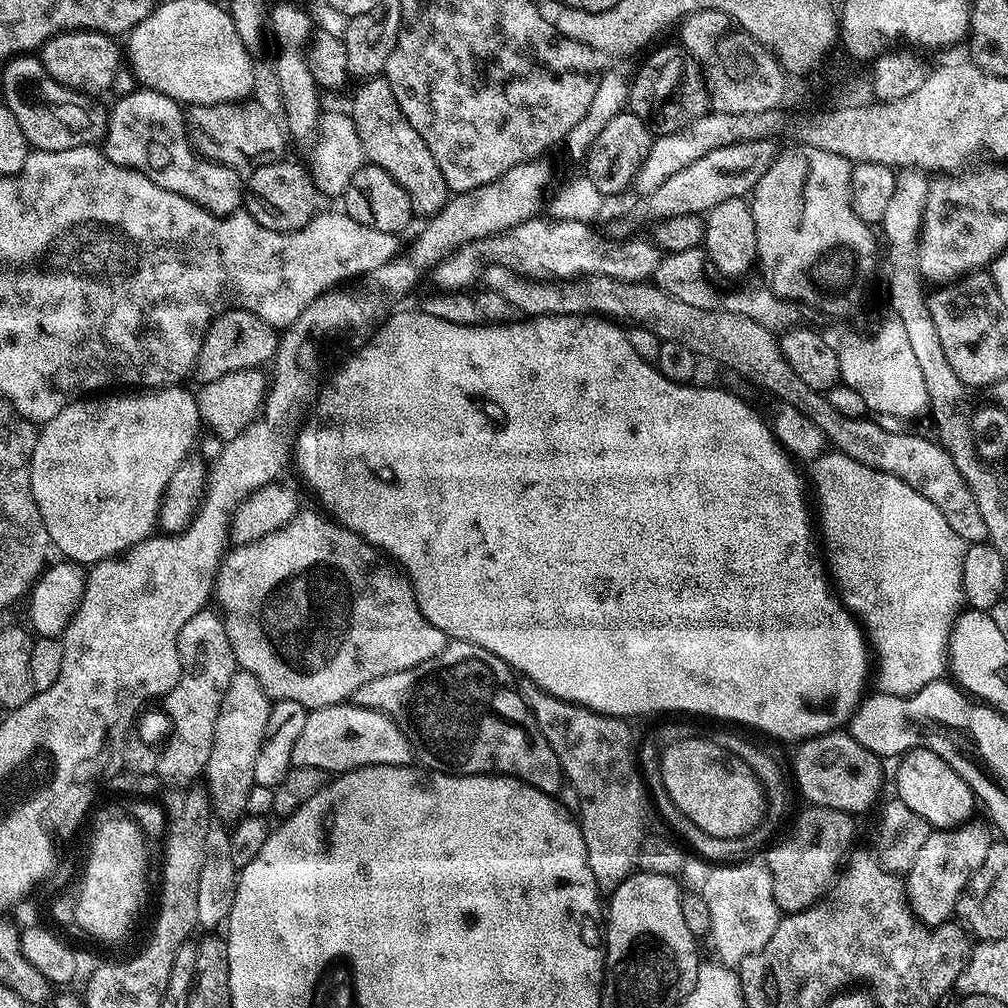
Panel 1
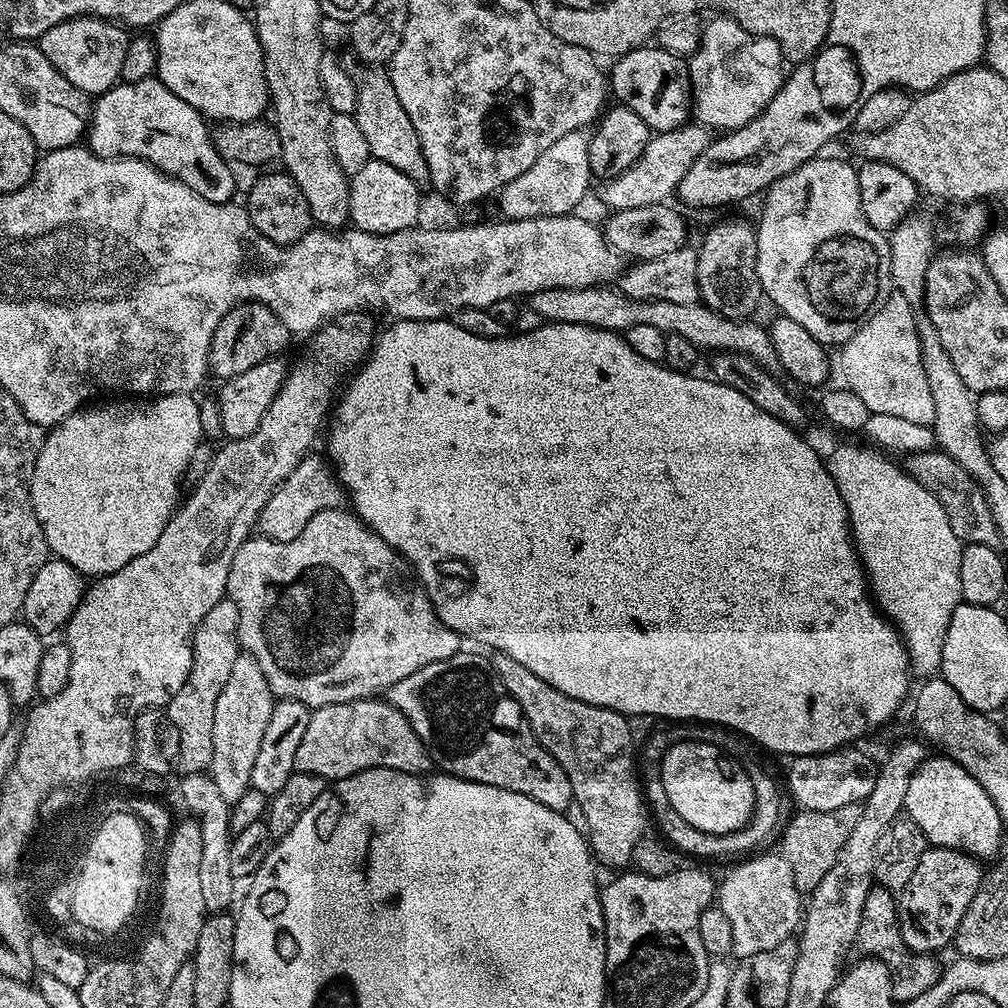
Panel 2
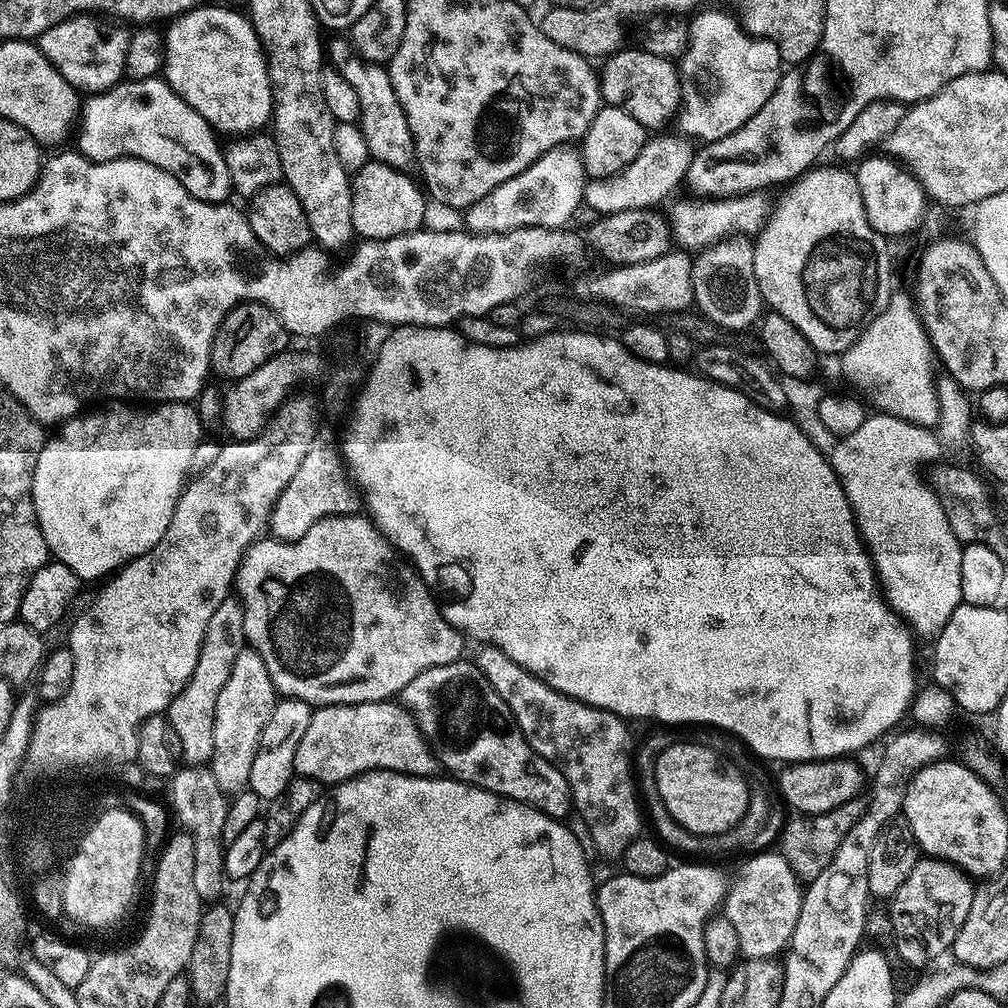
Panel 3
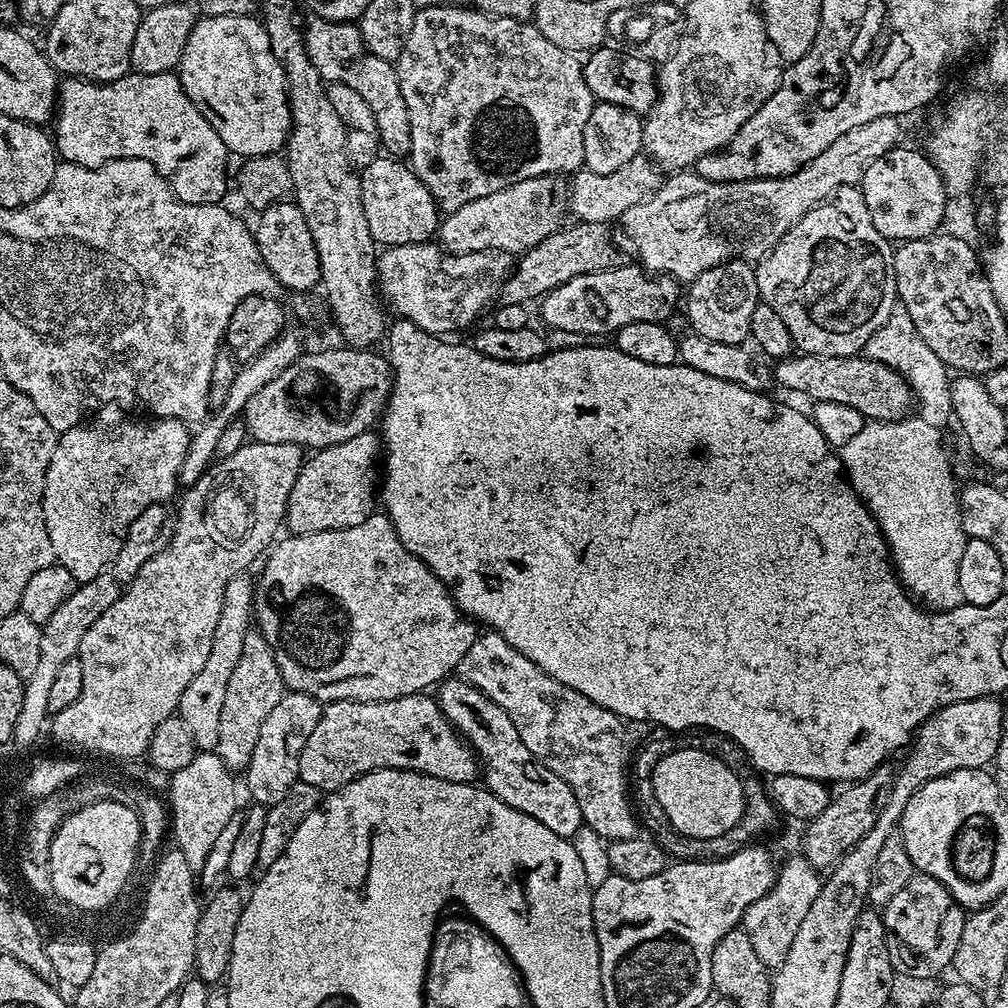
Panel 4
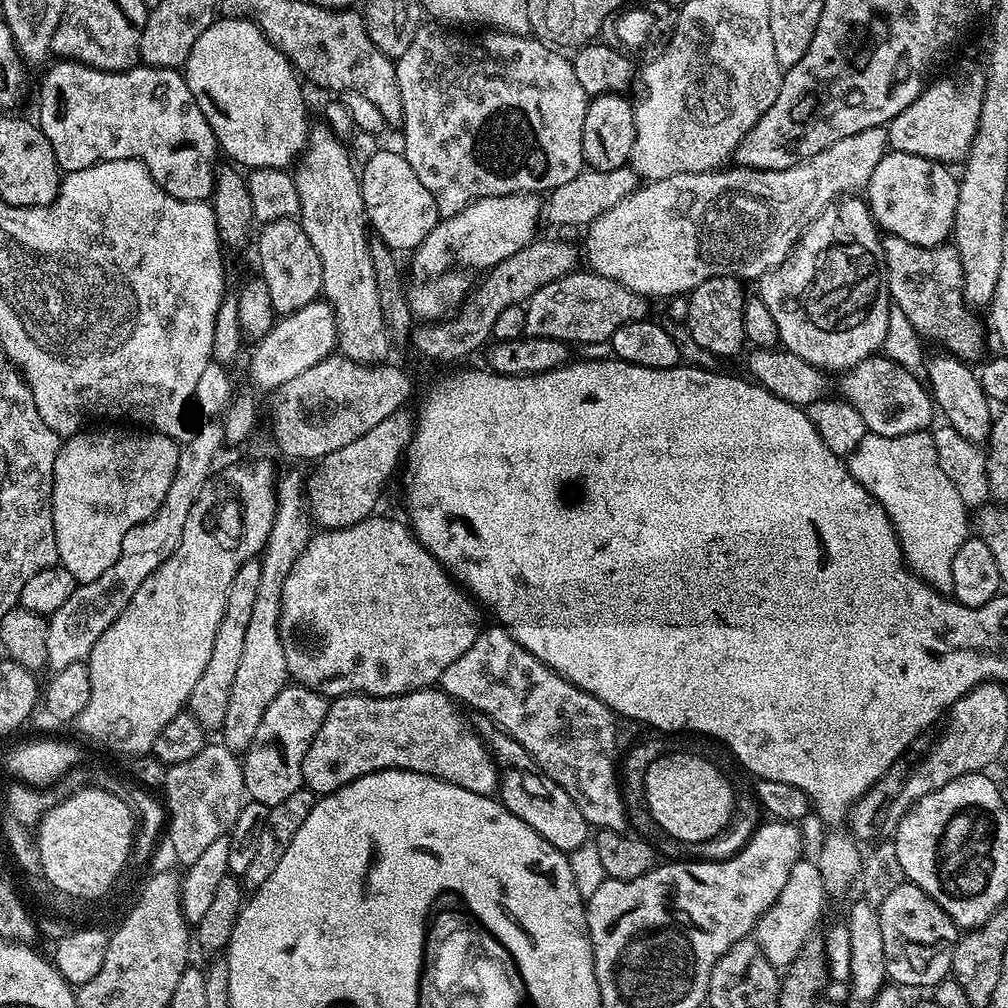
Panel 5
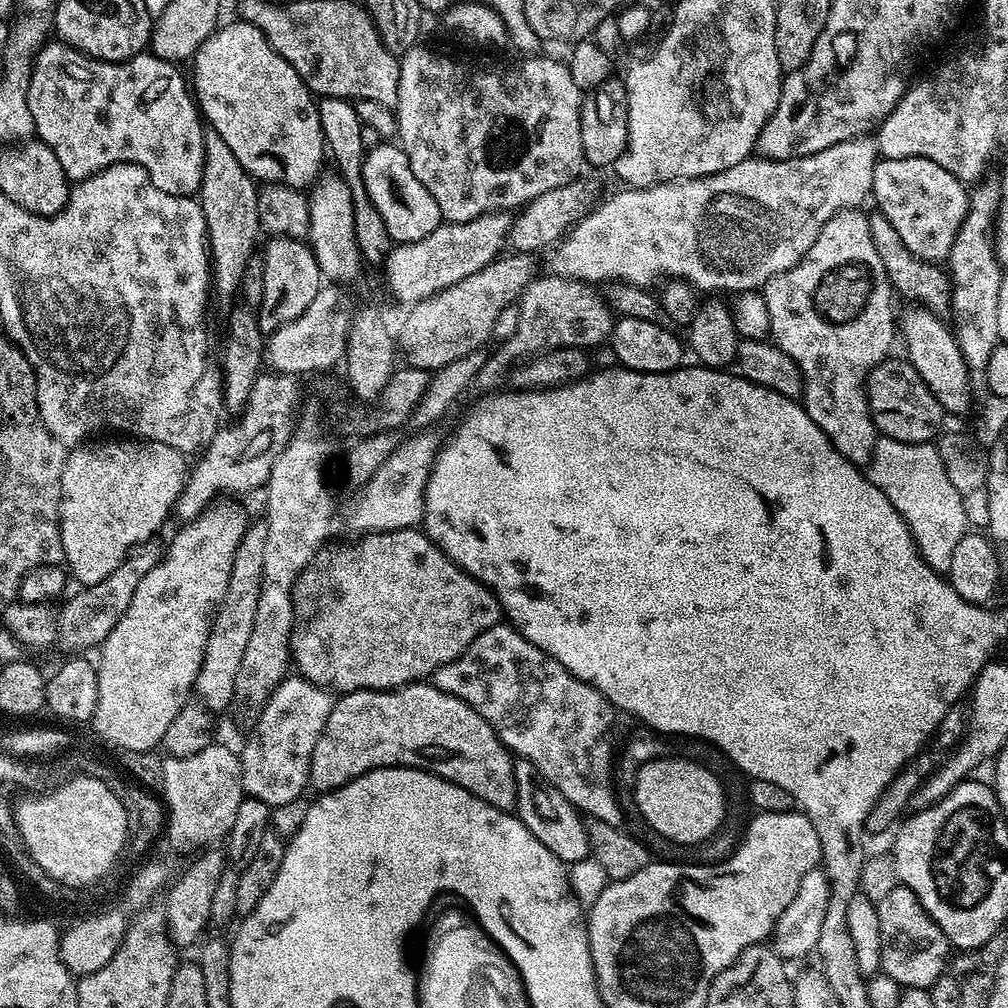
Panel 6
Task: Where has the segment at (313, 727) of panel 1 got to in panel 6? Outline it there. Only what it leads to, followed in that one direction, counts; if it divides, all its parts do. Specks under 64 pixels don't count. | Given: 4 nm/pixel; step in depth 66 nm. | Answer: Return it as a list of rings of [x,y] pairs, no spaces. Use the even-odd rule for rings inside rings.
[[[432,682],[406,684],[402,688],[389,688],[383,692],[372,692],[368,688],[346,692],[333,703],[330,718],[326,718],[326,726],[310,758],[308,779],[311,787],[316,787],[315,791],[320,794],[334,792],[376,768],[417,768],[423,772],[433,772],[498,810],[512,812],[516,807],[513,753],[504,747],[482,714],[466,706],[466,702],[454,698],[454,694],[438,690]]]

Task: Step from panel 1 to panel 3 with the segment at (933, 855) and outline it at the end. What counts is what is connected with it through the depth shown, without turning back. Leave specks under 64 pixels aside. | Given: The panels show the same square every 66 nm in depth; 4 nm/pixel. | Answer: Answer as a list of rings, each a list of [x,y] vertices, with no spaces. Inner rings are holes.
[[[931,858],[917,859],[910,878],[898,886],[888,908],[888,920],[892,923],[892,936],[896,939],[896,952],[904,964],[912,968],[927,969],[931,960],[951,949],[966,914],[970,914],[973,883],[965,873],[951,864]]]

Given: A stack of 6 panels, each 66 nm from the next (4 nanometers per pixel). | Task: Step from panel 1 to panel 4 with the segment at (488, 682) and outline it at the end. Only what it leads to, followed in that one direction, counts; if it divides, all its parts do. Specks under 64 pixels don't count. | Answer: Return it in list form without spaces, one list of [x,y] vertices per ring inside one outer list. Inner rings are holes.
[[[459,678],[443,681],[438,691],[440,693],[435,693],[434,699],[442,714],[467,741],[482,765],[483,787],[506,802],[506,806],[514,806],[514,810],[536,818],[542,826],[548,826],[559,836],[571,838],[579,828],[585,827],[574,790],[570,790],[558,774],[546,770],[533,758],[522,738],[518,738],[518,730],[514,730],[508,715],[495,702]]]

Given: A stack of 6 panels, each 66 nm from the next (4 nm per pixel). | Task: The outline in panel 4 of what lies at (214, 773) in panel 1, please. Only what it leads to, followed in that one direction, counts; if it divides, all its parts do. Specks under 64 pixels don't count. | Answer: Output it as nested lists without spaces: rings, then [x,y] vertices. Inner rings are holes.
[[[249,630],[242,645],[242,655],[238,658],[238,666],[234,666],[234,674],[230,682],[226,682],[226,699],[222,705],[222,719],[218,729],[218,746],[215,753],[222,758],[222,762],[233,770],[247,769],[250,757],[254,755],[254,745],[258,743],[258,733],[262,731],[262,722],[266,722],[270,710],[282,702],[285,694],[284,679],[278,670],[278,662],[274,658],[272,648],[266,638],[258,630]]]

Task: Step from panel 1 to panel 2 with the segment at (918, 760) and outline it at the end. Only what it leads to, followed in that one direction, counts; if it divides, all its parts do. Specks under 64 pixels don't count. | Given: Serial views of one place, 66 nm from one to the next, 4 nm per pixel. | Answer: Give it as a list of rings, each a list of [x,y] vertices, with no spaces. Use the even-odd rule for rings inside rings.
[[[936,754],[923,760],[916,768],[916,772],[910,778],[910,784],[906,786],[904,812],[907,819],[916,823],[918,830],[929,845],[959,850],[973,858],[992,855],[995,857],[997,855],[995,852],[1000,848],[1000,835],[1002,835],[1000,815],[990,794],[986,794],[986,790],[982,790],[982,786],[961,764],[954,763],[943,754]]]

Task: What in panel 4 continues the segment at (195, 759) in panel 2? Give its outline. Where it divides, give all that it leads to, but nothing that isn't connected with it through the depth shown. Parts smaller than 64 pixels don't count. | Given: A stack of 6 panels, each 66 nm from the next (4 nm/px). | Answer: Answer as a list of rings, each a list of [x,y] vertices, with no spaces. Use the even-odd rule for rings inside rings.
[[[241,574],[230,578],[230,582],[226,582],[226,594],[222,594],[222,614],[218,618],[218,627],[214,629],[214,642],[210,642],[210,654],[206,657],[202,670],[198,670],[198,674],[194,674],[190,686],[186,686],[186,690],[182,690],[178,715],[186,724],[186,730],[190,732],[190,738],[193,739],[199,751],[215,752],[218,746],[218,729],[222,719],[222,705],[226,699],[226,682],[230,682],[230,678],[234,674],[234,666],[238,666],[244,639],[253,627],[255,602],[256,585],[251,575],[248,577],[248,574]]]

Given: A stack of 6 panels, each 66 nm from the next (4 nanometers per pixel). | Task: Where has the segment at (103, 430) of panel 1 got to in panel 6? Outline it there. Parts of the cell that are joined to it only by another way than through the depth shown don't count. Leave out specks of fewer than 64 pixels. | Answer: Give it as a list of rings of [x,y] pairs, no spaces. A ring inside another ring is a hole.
[[[112,438],[101,444],[85,442],[73,447],[64,457],[62,470],[62,498],[60,499],[60,541],[64,564],[77,585],[87,586],[110,578],[114,570],[128,557],[132,549],[151,540],[156,531],[173,515],[176,500],[184,488],[185,453],[162,442],[139,438]]]

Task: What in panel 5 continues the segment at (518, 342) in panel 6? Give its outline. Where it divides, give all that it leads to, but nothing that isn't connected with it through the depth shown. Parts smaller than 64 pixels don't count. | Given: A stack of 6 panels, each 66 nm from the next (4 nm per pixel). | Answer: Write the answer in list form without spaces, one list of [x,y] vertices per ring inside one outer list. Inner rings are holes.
[[[577,270],[542,286],[526,301],[525,333],[560,340],[569,346],[600,344],[603,340],[605,343],[611,341],[618,326],[645,319],[649,315],[648,304],[644,296],[617,280],[596,275],[591,270]]]

